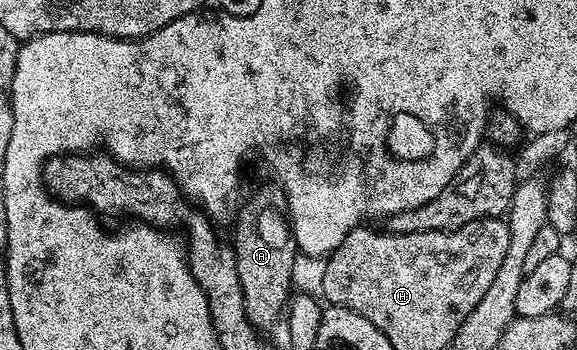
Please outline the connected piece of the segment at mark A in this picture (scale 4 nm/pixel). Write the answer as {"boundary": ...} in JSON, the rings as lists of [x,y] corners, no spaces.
{"boundary":[[[271,182],[256,189],[250,201],[244,204],[237,209],[238,221],[234,224],[232,239],[236,274],[240,274],[244,294],[244,310],[254,328],[265,330],[277,324],[279,327],[292,295],[290,283],[294,280],[294,263],[300,260],[294,229],[288,219],[286,192]]]}

